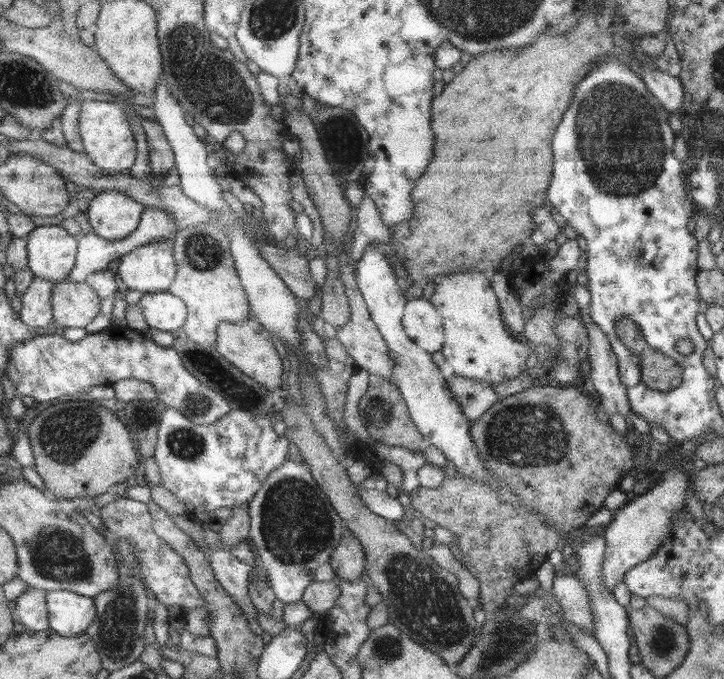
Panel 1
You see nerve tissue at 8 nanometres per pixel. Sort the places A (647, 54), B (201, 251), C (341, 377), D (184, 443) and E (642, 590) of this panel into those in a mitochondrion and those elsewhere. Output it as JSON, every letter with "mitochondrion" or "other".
{"A":"other","B":"mitochondrion","C":"other","D":"mitochondrion","E":"other"}

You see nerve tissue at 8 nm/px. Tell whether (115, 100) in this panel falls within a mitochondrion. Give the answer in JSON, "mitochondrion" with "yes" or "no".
{"mitochondrion":"no"}

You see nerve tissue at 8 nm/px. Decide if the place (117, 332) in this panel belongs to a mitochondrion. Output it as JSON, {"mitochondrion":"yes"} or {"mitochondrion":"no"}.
{"mitochondrion":"no"}

